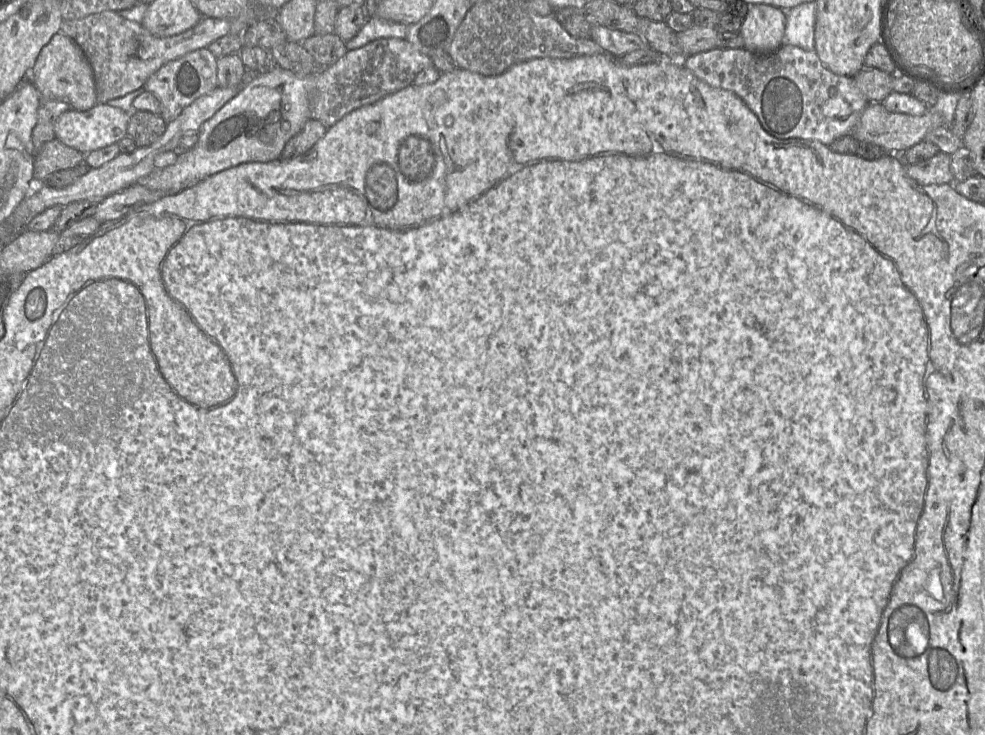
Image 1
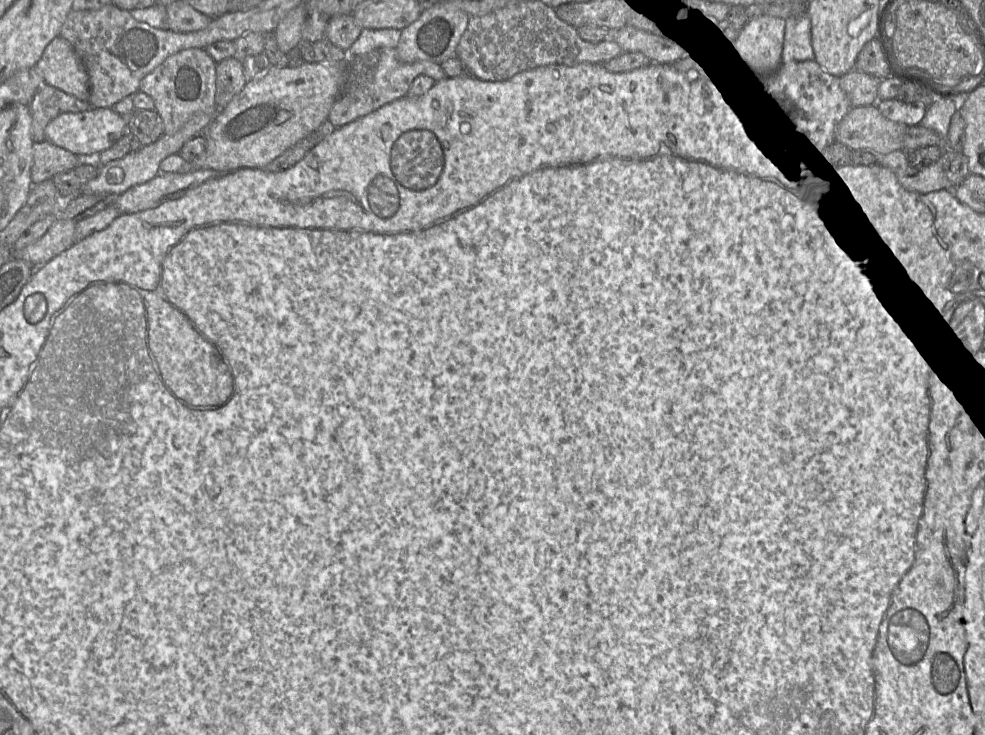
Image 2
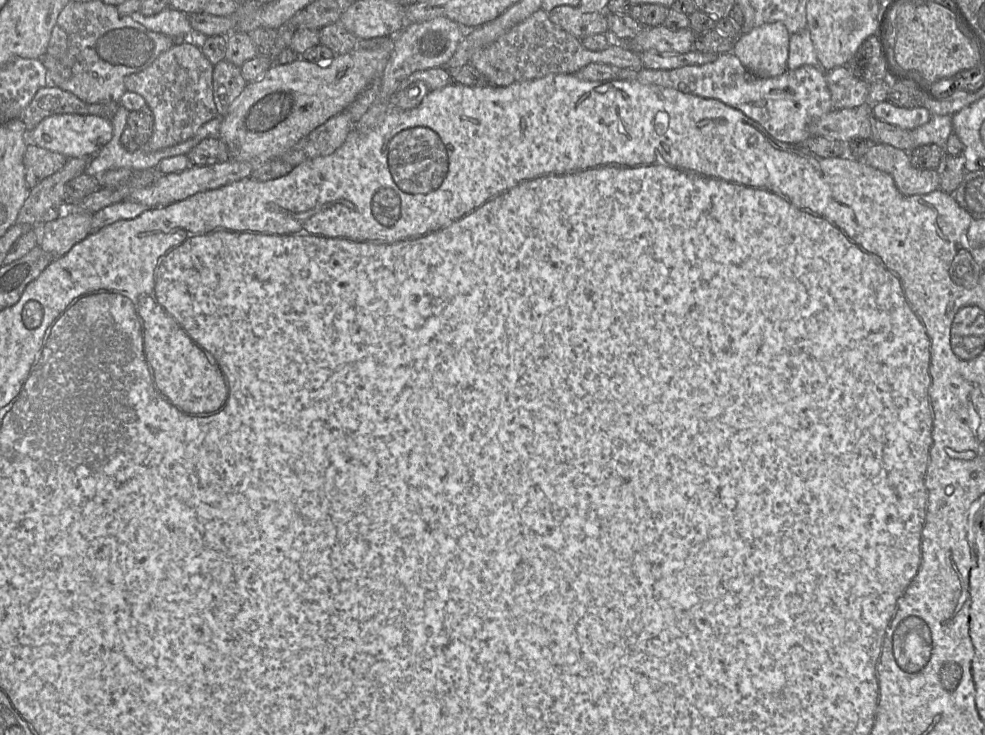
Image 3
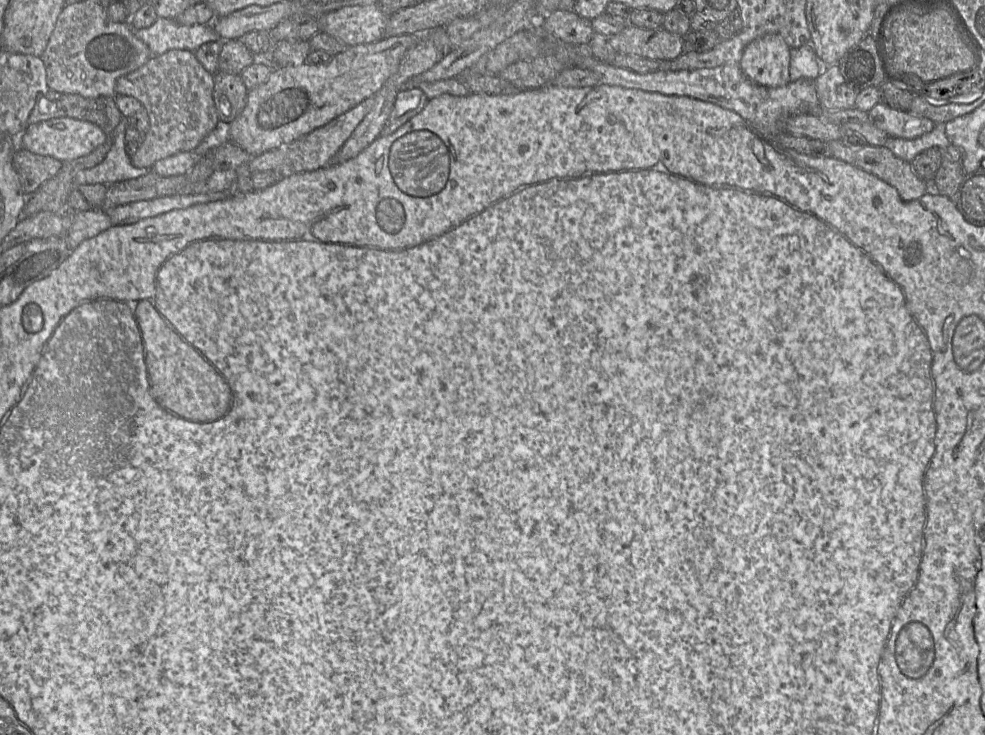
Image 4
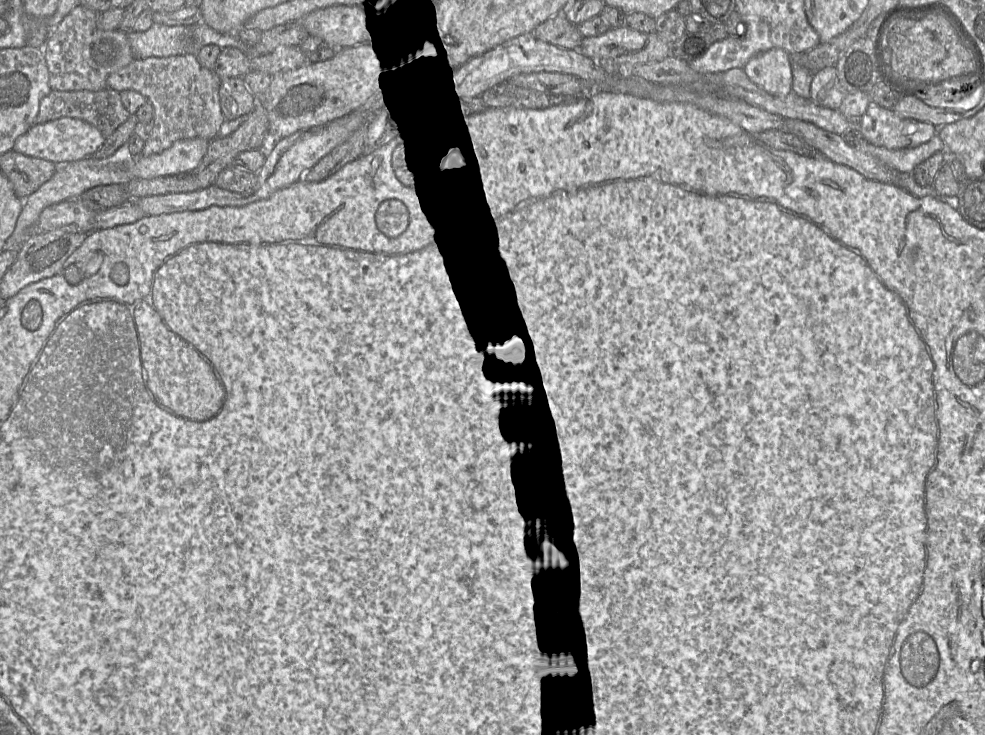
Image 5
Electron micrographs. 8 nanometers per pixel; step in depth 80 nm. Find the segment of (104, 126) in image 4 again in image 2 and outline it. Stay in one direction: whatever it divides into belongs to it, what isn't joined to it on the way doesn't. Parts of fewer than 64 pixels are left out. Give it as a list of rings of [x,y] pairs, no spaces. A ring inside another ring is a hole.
[[[43,85],[29,103],[32,116],[31,137],[34,143],[45,141],[45,128],[50,121],[63,113],[84,112],[93,108],[88,101],[82,101],[55,87]]]

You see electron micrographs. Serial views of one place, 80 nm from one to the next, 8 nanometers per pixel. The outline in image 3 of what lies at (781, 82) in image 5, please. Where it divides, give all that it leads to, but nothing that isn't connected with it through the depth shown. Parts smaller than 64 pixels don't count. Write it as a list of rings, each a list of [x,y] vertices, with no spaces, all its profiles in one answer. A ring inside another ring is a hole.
[[[781,22],[763,24],[734,41],[732,52],[753,75],[777,77],[787,69],[790,34]]]

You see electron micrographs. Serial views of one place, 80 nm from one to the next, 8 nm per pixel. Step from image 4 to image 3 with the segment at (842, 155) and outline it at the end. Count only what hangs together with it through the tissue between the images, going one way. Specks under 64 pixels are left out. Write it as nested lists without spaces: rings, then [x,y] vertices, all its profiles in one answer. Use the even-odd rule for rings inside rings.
[[[871,144],[862,160],[867,165],[889,174],[905,196],[923,195],[940,189],[936,170],[921,170],[910,161],[909,152],[888,144]]]

